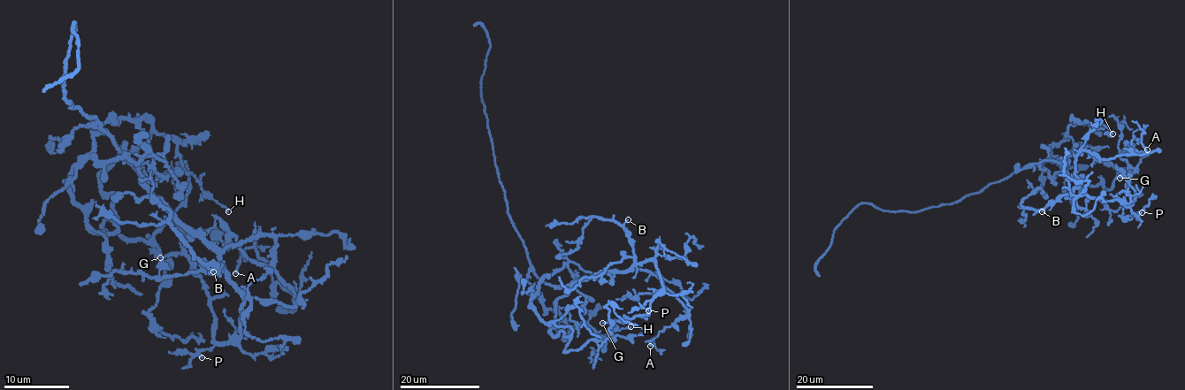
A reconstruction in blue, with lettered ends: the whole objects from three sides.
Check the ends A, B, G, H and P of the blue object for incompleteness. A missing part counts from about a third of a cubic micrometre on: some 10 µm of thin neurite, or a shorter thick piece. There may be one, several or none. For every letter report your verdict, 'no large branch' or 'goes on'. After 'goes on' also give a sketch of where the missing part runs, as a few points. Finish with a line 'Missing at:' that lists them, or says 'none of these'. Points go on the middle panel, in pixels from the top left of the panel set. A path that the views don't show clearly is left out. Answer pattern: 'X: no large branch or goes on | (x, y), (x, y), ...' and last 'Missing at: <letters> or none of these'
A: no large branch
B: no large branch
G: no large branch
H: no large branch
P: no large branch
Missing at: none of these

